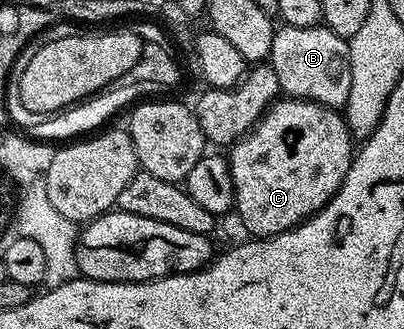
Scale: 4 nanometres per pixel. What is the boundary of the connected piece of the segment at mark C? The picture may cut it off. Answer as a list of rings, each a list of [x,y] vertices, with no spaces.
[[[299,97],[275,100],[262,114],[261,121],[245,137],[235,141],[228,153],[234,209],[243,227],[250,232],[247,234],[254,239],[274,237],[277,233],[287,233],[312,214],[319,213],[344,183],[344,175],[348,175],[355,152],[350,127],[339,110],[329,109],[315,101],[302,101]]]

